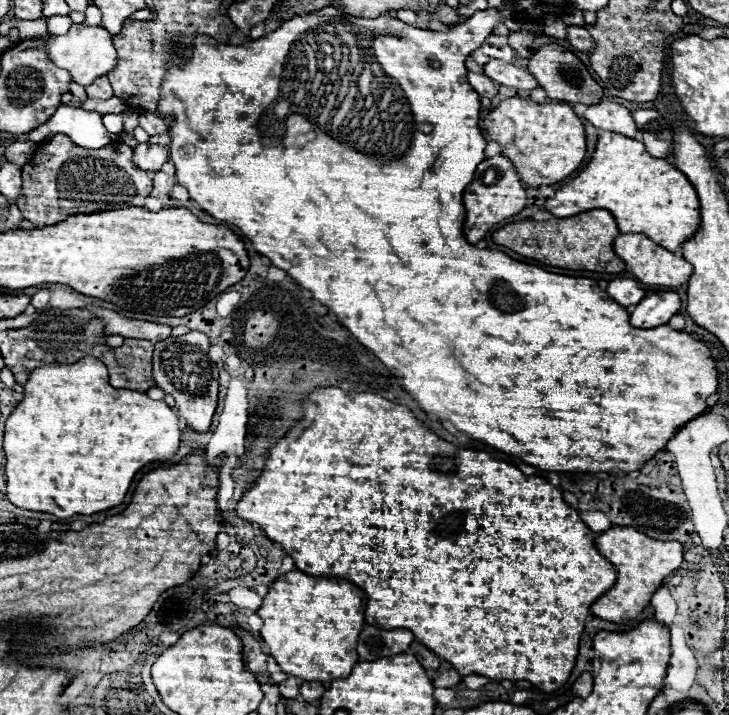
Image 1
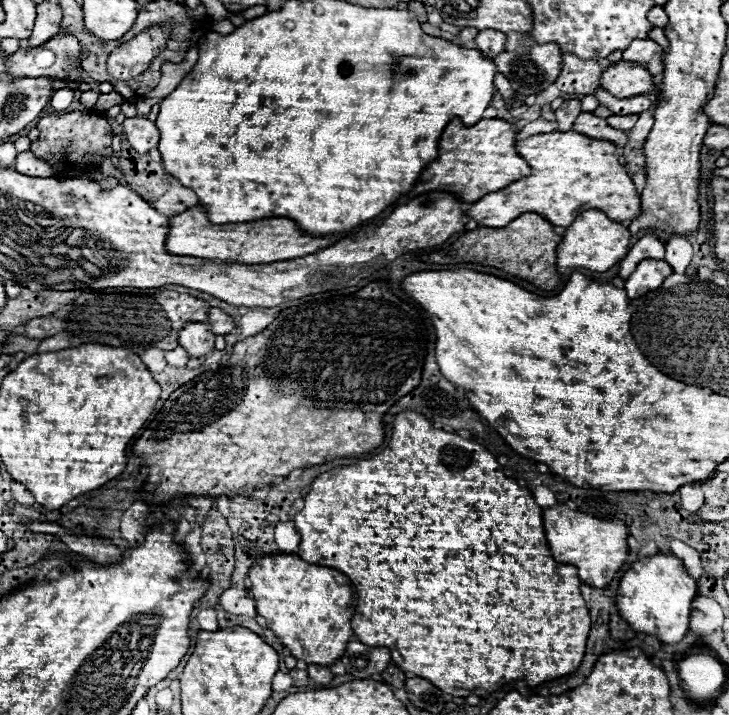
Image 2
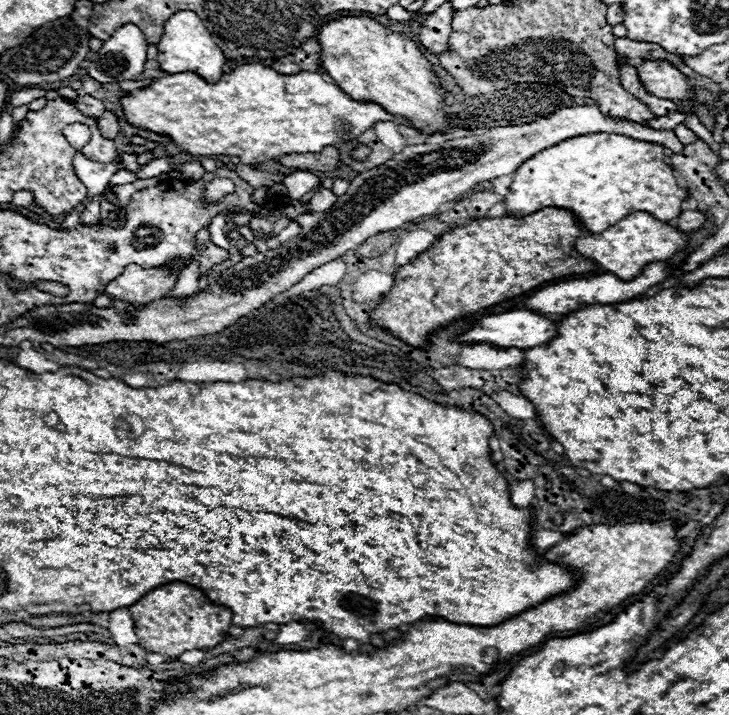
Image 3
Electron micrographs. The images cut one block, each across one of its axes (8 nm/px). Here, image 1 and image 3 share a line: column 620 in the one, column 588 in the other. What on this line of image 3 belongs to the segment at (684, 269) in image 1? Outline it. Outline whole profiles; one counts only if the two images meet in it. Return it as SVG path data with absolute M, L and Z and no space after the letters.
M634 212L616 222L616 226L608 228L600 234L584 234L576 240L574 248L580 256L590 258L602 272L616 274L620 280L632 280L640 274L640 270L650 262L670 260L678 250L686 246L684 232L674 226L652 218L648 212Z

